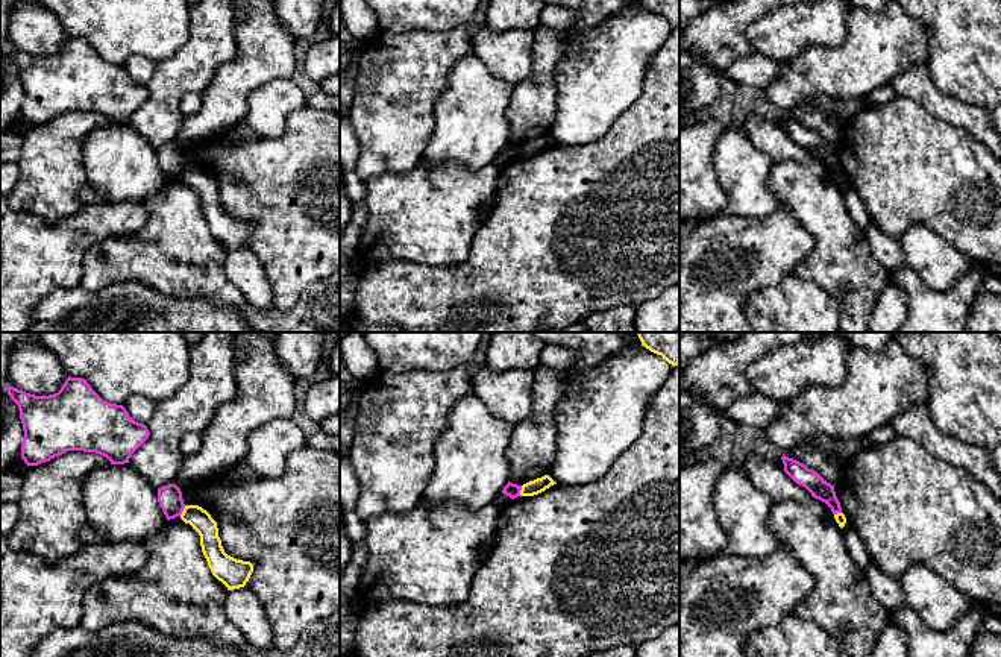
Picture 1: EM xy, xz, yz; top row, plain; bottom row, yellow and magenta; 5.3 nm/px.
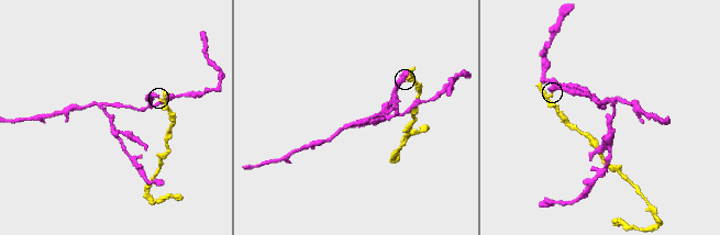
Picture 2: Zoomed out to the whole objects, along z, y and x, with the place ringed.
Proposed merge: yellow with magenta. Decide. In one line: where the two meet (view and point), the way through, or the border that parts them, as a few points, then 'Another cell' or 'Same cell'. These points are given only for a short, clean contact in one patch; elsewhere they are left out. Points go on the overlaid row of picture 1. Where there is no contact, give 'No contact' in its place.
Touches yellow at xy (184, 510). Boundary: xy (185, 506), (179, 515). Another cell

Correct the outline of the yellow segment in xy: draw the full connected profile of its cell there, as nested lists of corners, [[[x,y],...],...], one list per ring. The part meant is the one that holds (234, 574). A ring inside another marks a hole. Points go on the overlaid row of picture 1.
[[[185,505],[180,519],[199,533],[202,552],[212,575],[228,590],[244,587],[253,572],[253,564],[237,560],[224,552],[218,537],[217,522],[211,514],[199,505]]]

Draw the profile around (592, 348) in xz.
[[[532,332],[546,344],[573,351],[576,363],[572,373],[582,373],[616,357],[628,343],[619,332]]]

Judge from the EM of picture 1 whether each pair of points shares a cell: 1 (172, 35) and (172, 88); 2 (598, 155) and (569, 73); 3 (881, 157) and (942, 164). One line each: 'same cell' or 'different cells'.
1: different cells
2: different cells
3: same cell

